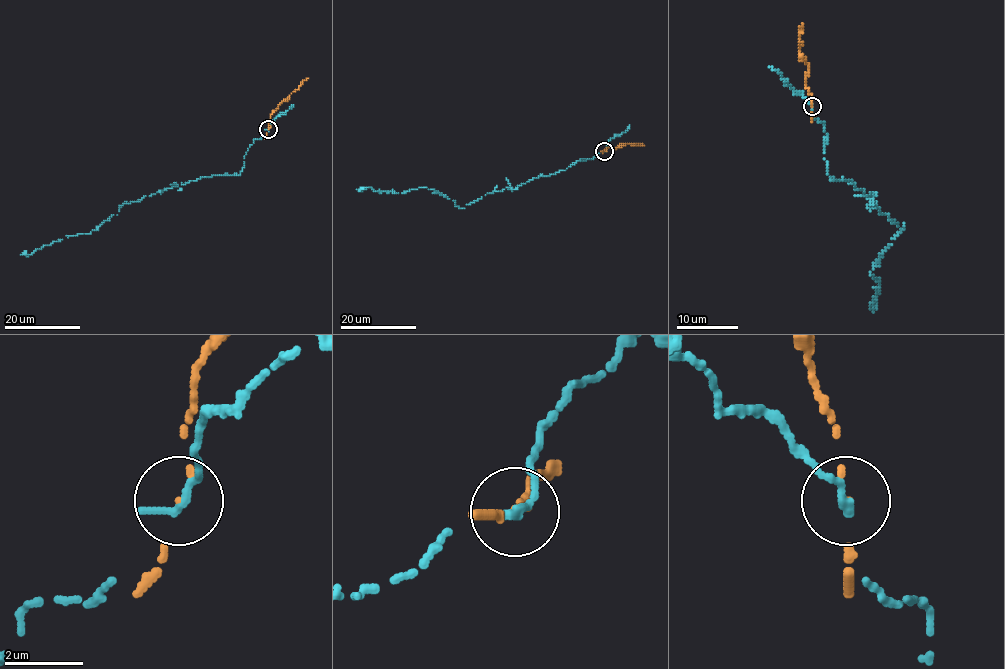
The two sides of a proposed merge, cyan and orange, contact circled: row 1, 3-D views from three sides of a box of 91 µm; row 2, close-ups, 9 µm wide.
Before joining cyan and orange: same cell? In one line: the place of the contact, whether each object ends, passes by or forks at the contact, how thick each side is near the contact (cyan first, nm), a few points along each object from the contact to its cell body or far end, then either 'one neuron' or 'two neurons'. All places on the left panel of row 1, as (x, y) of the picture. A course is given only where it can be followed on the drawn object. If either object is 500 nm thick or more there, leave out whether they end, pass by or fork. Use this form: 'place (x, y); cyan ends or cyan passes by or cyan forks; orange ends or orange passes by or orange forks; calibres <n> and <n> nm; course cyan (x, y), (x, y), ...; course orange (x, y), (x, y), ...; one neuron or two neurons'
place (268, 129); cyan ends; orange ends; calibres 300 and 140 nm; course cyan (269, 129), (253, 140), (239, 174), (203, 176), (146, 195), (122, 205), (91, 232), (22, 253); course orange (268, 129), (271, 114), (309, 78); two neurons

